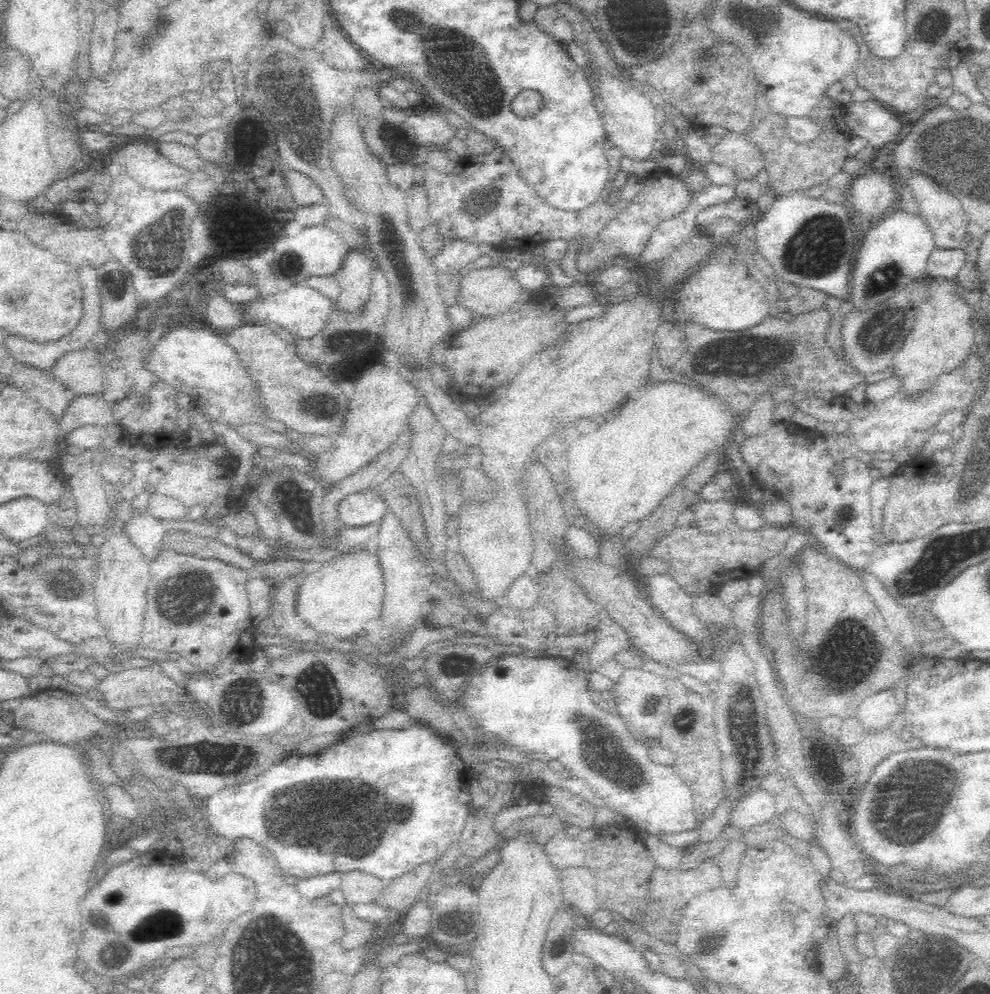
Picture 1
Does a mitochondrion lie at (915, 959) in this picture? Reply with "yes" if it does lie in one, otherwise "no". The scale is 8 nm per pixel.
yes

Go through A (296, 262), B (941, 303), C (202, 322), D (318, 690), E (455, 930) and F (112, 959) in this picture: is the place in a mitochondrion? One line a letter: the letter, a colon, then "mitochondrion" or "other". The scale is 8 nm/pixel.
A: mitochondrion
B: other
C: other
D: mitochondrion
E: mitochondrion
F: mitochondrion

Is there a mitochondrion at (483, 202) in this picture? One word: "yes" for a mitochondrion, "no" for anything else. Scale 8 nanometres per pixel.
yes

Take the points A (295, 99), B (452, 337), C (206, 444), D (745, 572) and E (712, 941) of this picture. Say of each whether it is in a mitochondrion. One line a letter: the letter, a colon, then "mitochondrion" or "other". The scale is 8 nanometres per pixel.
A: mitochondrion
B: other
C: other
D: other
E: mitochondrion

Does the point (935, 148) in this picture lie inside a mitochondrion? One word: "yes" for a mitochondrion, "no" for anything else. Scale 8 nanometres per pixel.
yes

